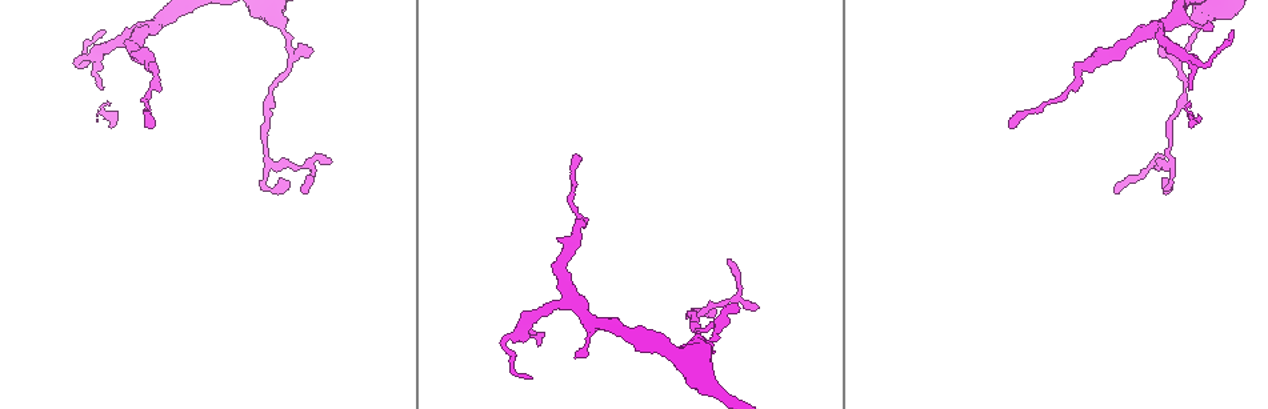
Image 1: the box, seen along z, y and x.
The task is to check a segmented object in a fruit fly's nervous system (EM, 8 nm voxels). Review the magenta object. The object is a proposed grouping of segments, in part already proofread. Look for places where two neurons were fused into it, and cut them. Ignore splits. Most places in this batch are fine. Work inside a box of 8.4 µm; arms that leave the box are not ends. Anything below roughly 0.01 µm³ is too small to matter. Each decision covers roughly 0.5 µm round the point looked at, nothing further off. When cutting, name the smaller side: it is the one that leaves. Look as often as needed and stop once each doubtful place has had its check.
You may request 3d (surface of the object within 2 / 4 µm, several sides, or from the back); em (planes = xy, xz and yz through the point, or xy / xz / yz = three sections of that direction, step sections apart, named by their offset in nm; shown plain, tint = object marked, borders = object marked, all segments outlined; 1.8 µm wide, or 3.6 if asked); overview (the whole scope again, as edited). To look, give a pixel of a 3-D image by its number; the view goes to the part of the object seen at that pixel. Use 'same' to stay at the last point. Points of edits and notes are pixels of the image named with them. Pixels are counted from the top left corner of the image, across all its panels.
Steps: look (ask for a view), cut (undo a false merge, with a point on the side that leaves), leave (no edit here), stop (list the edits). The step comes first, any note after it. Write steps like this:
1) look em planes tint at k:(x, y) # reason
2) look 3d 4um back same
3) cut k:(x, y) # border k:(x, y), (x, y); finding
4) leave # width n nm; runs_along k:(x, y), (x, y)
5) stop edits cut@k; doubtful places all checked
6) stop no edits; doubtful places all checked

look 3d 4um at 1:(719, 326) # abrupt turn

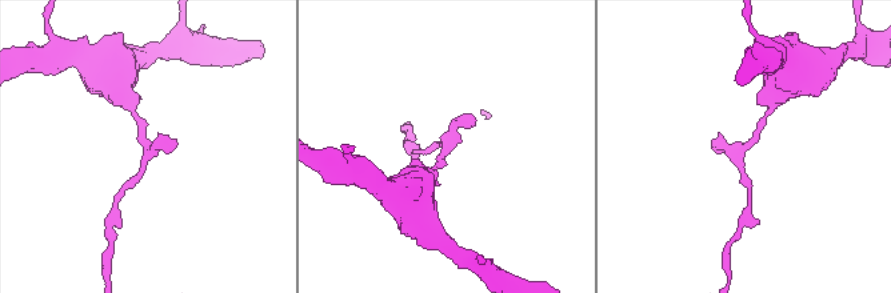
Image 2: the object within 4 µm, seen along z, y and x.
look em xy step 8 tint at 2:(741, 151)

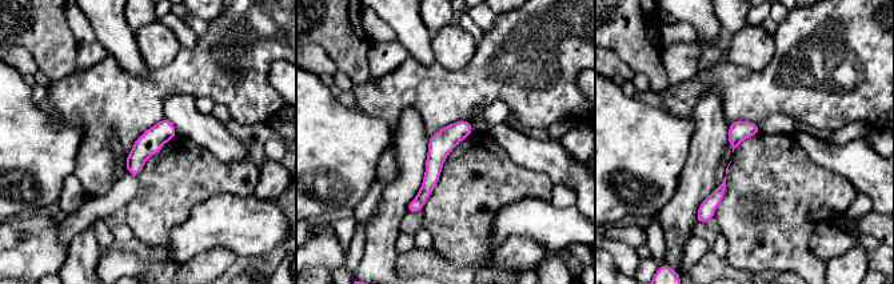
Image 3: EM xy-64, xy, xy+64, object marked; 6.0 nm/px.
look em yz step 4 tint same # cut it another way

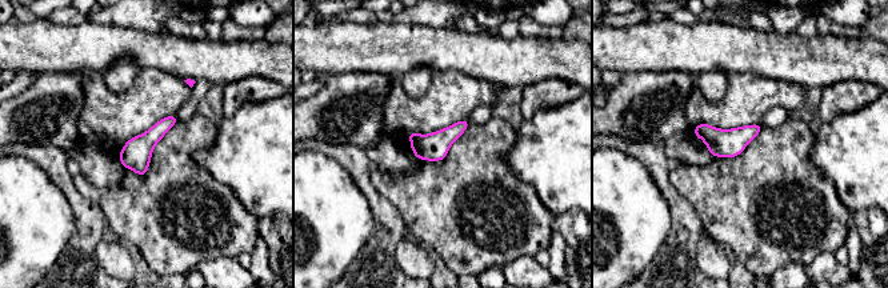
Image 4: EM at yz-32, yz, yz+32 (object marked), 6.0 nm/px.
leave # width 170 nm; continuous, no second neuron

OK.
look em planes tint at 1:(569, 200) # calibre changes

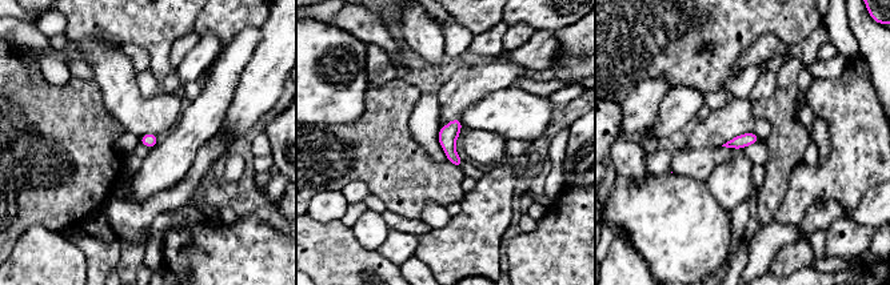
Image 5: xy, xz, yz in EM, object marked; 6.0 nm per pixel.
leave # all the same neuron

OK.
look em planes tint at 1:(730, 299) # sharp bend

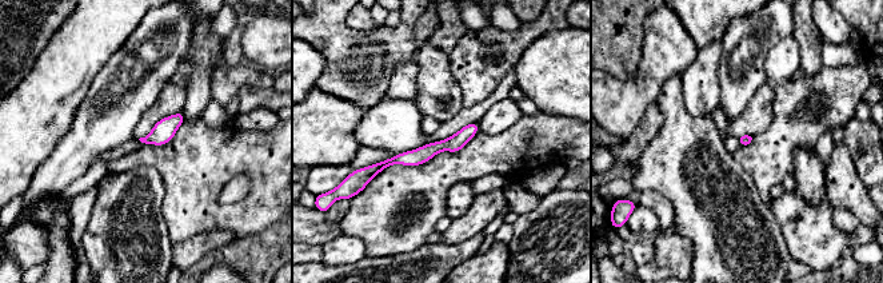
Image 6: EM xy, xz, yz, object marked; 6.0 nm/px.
leave # width 60 nm; runs_along 6:(475, 127), (454, 144), (368, 171); all the same neuron

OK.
stop no edits; doubtful places all checked

